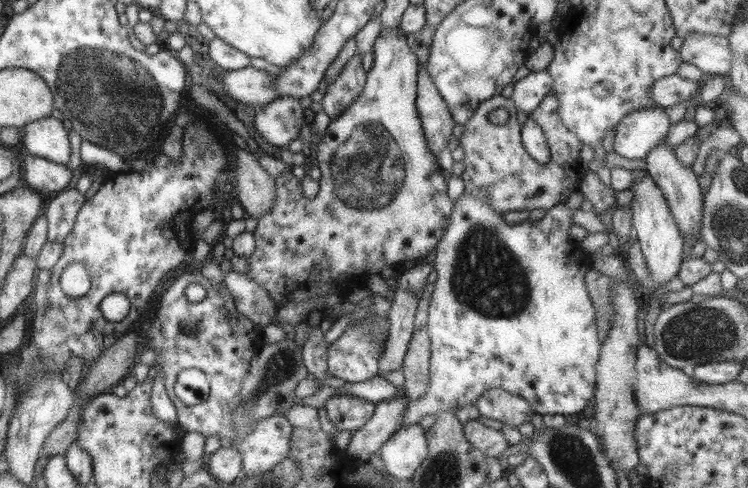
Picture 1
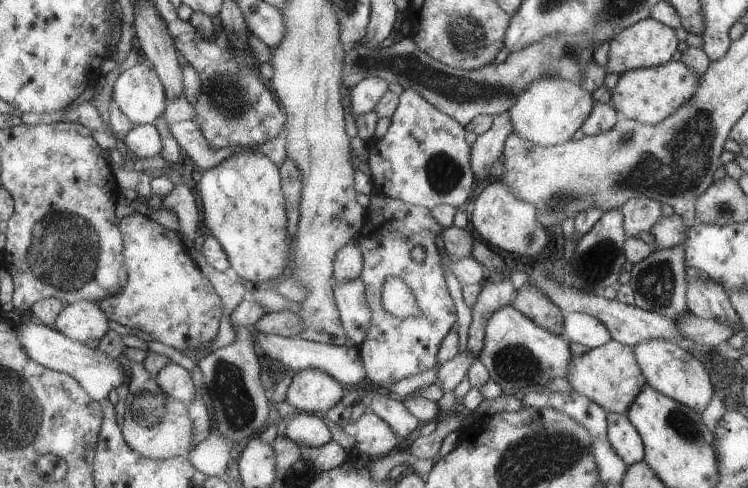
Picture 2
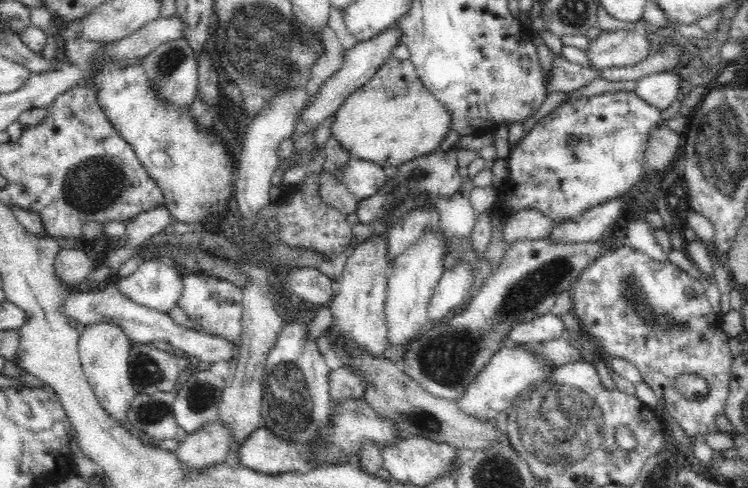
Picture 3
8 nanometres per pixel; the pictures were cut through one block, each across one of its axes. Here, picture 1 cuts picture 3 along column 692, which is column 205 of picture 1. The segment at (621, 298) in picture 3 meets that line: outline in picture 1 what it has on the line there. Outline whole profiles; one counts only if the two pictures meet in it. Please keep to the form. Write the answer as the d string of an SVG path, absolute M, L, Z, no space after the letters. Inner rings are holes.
M199 270L180 274L160 296L160 307L145 335L142 350L158 352L154 367L158 370L157 375L162 376L168 397L176 406L179 426L187 433L200 432L205 437L216 434L221 440L235 440L232 413L240 403L242 381L248 374L252 357L266 343L255 324L237 311L234 297L225 284L214 284ZM188 284L201 284L206 289L206 296L201 302L191 303L186 299ZM190 368L201 369L211 387L208 400L195 407L184 404L174 394L178 375Z

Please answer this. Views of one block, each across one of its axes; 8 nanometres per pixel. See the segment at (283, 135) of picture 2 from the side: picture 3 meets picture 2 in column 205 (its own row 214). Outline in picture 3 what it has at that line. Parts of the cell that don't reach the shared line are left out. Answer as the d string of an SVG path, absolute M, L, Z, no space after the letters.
M164 206L140 211L133 219L128 219L125 222L125 236L120 240L123 242L121 247L114 248L104 260L112 271L111 278L118 274L120 266L132 258L146 240L162 232L169 225L170 219L170 213Z

